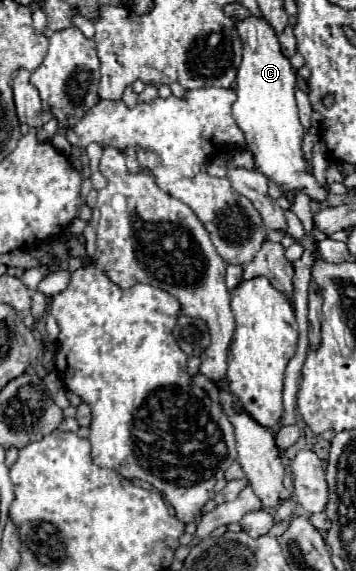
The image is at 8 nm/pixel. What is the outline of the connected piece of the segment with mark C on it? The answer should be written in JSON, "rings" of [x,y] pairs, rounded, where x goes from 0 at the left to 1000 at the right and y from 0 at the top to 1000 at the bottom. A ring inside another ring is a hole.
{"rings":[[[660,32],[660,46],[683,77],[683,109],[666,119],[666,179],[654,182],[654,207],[688,235],[694,256],[716,273],[722,298],[756,315],[789,322],[806,347],[823,347],[829,333],[846,333],[896,354],[913,350],[919,329],[902,329],[885,312],[857,301],[846,263],[857,228],[840,217],[829,182],[834,123],[817,116],[812,102],[795,98],[778,56],[744,32]]]}

